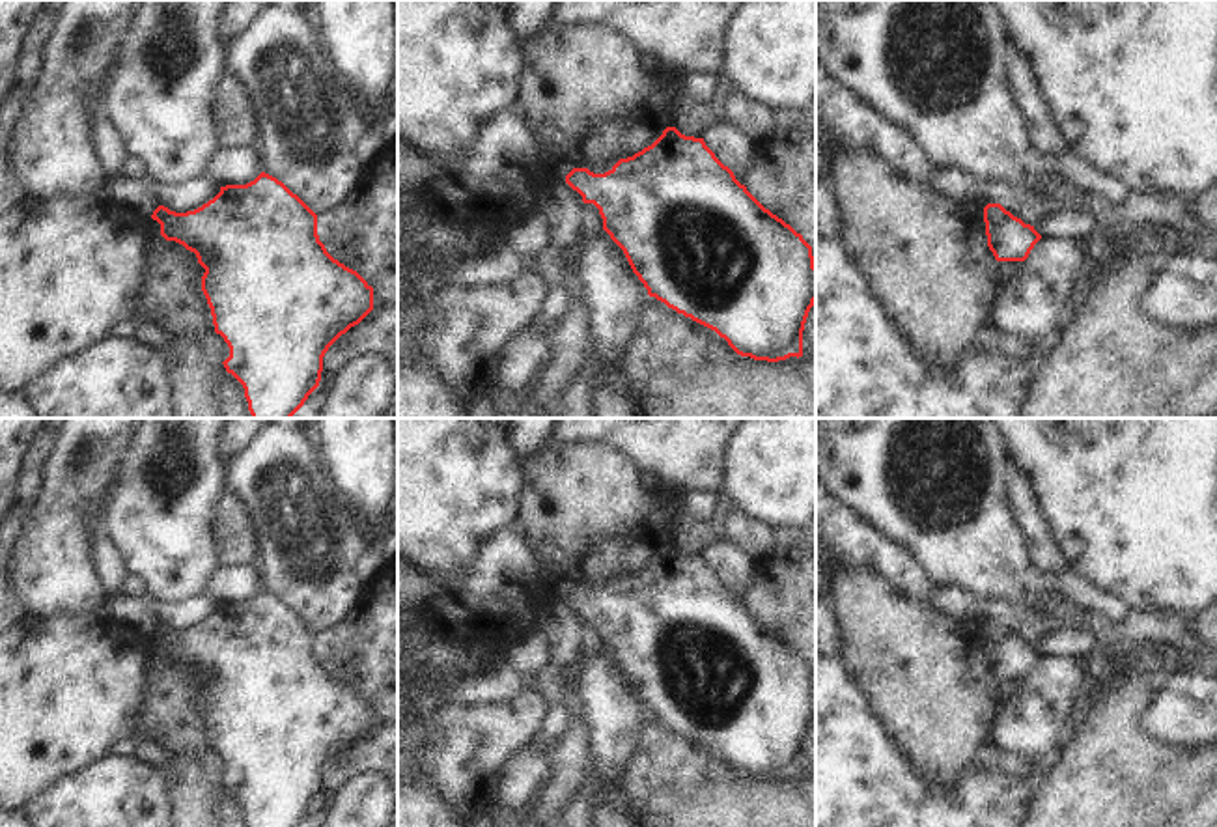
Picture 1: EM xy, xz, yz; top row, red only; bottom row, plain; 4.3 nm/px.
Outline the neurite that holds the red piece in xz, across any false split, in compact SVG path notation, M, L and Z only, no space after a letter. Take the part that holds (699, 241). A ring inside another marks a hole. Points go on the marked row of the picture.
M676 127L633 157L620 159L608 172L573 168L566 183L594 203L603 230L623 250L633 273L650 297L692 321L715 330L741 357L778 362L803 357L803 330L816 302L816 265L812 246L790 224L765 209L706 146Z

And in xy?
M265 172L246 185L220 187L220 192L213 200L194 211L175 213L164 205L159 205L151 218L161 224L161 235L166 241L175 241L187 250L194 252L198 263L205 269L202 276L202 291L211 308L215 332L220 334L230 347L230 357L222 364L226 371L243 385L252 418L291 418L304 405L308 396L319 386L323 357L329 347L373 310L373 287L357 271L345 267L327 252L317 235L317 215L282 181Z

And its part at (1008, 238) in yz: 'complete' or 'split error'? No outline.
complete

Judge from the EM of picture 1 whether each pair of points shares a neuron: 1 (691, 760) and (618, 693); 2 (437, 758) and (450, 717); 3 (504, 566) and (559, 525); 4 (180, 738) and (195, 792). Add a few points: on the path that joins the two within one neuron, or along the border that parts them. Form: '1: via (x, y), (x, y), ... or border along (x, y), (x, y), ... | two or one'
1: border along (650, 715), (644, 736), (629, 760) | two
2: via (447, 749), (450, 745), (450, 727) | one
3: border along (517, 525), (540, 559) | two
4: via (187, 751), (191, 779) | one

